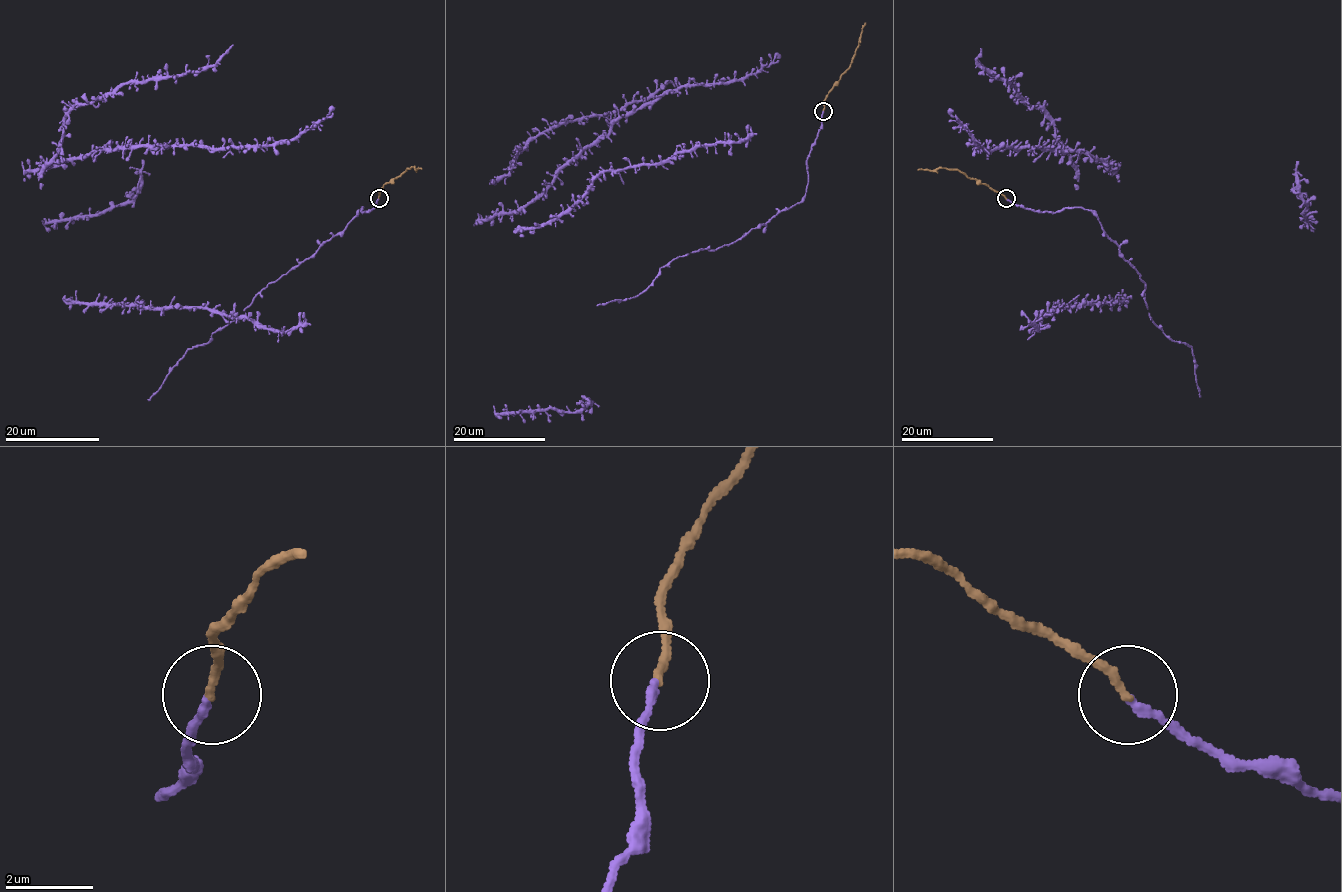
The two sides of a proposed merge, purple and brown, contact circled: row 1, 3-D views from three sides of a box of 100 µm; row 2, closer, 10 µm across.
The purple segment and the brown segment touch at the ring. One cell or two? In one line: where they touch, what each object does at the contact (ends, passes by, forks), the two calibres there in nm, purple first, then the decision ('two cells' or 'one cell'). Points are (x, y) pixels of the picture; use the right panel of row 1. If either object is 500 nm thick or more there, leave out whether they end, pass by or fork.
(1006, 198) | purple ends | brown ends | 190/200 nm | two cells

